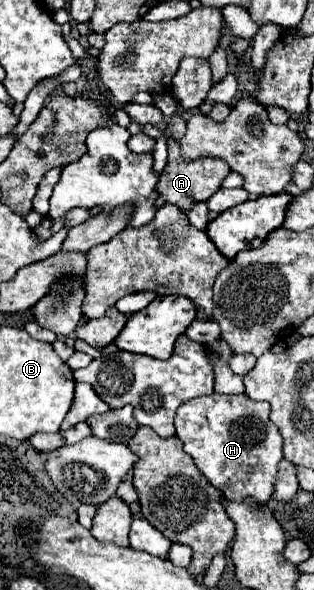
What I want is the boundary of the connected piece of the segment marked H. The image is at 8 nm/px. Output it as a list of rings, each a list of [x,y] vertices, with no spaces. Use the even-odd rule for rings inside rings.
[[[204,395],[186,401],[176,411],[176,435],[184,443],[184,451],[194,459],[206,479],[222,491],[228,501],[252,499],[264,507],[276,483],[278,463],[282,461],[282,437],[270,421],[270,405],[248,399],[246,395]]]

